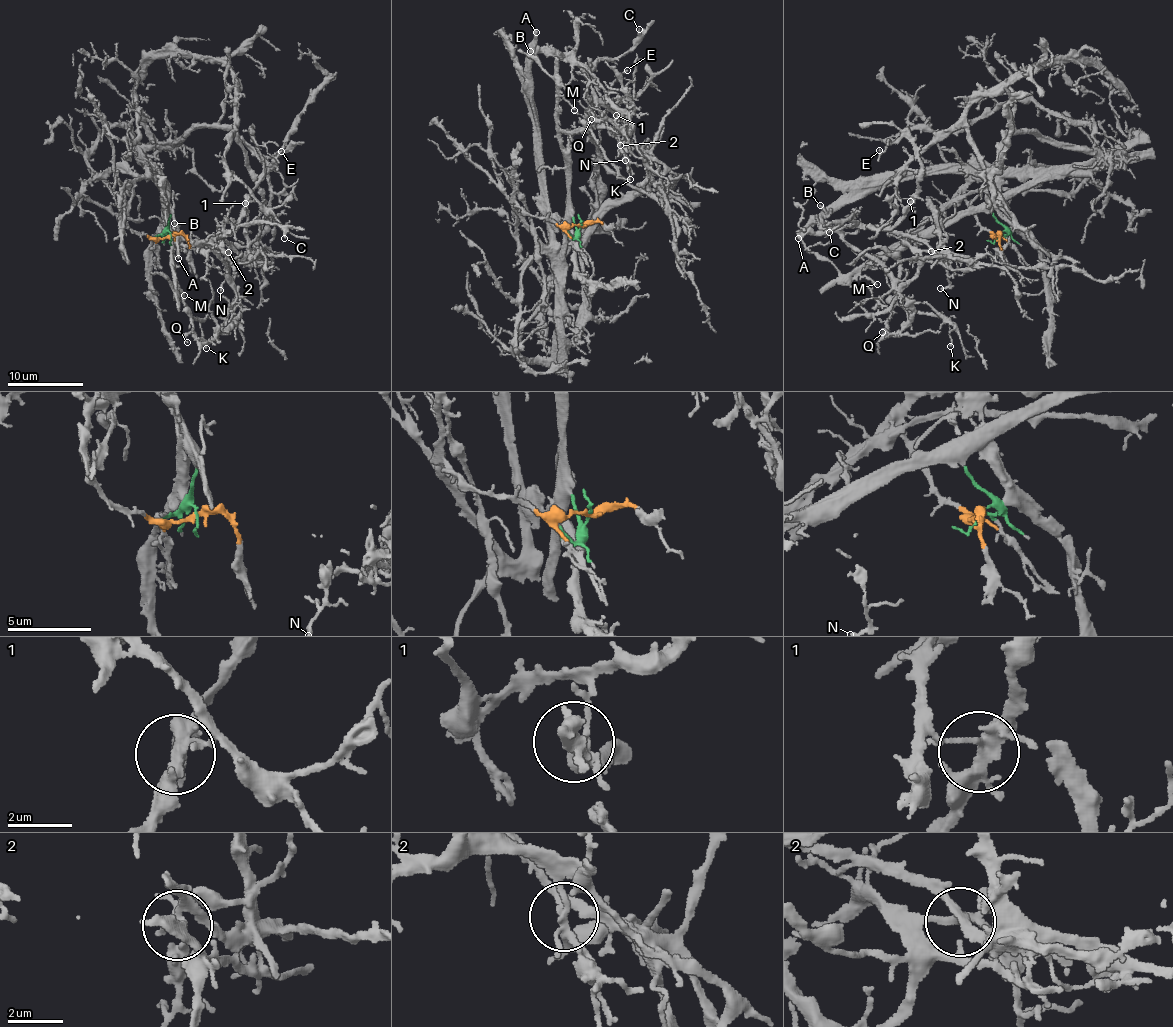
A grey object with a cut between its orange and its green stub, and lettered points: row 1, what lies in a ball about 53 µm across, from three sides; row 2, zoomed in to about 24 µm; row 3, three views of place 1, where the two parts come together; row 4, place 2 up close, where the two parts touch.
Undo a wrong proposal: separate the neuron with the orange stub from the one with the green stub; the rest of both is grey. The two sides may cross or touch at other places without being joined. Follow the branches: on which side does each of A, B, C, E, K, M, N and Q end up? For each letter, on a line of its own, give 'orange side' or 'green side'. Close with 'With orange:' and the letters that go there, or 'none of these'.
A: orange side
B: orange side
C: orange side
E: orange side
K: green side
M: green side
N: green side
Q: green side
With orange: A, B, C, E

